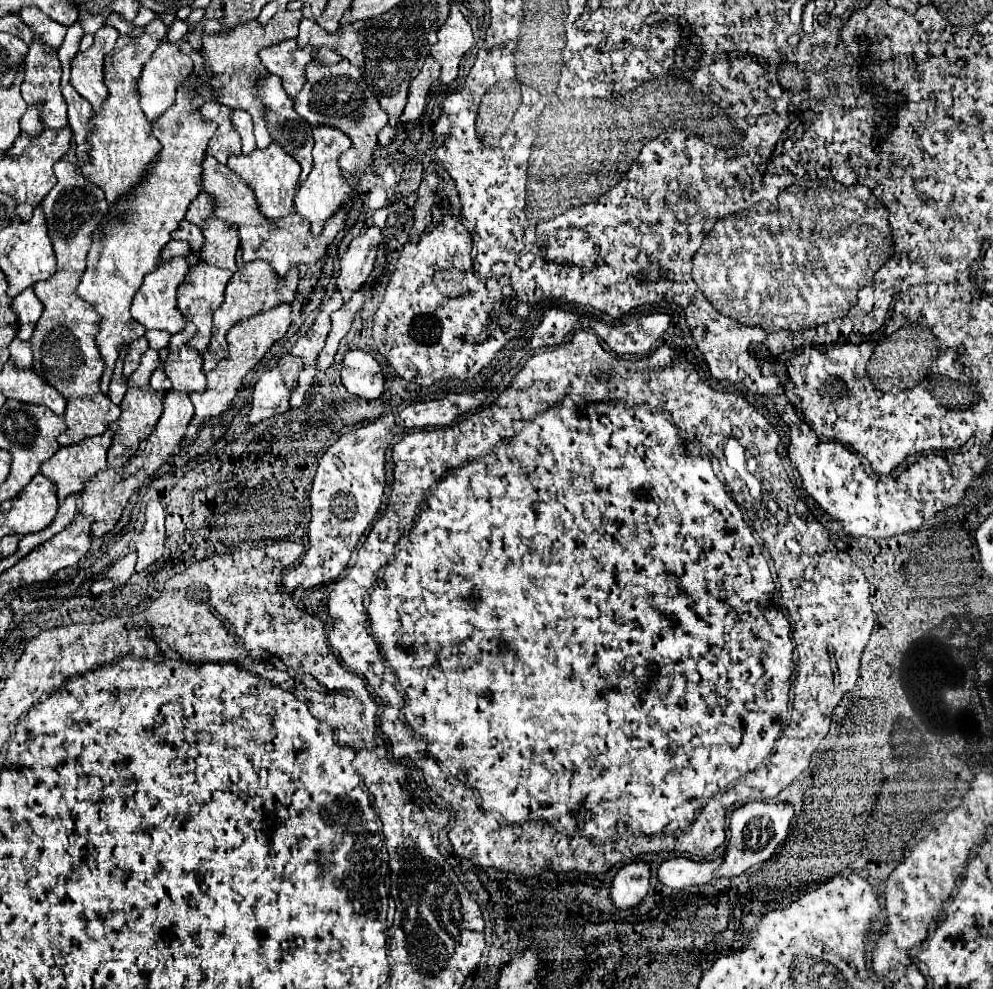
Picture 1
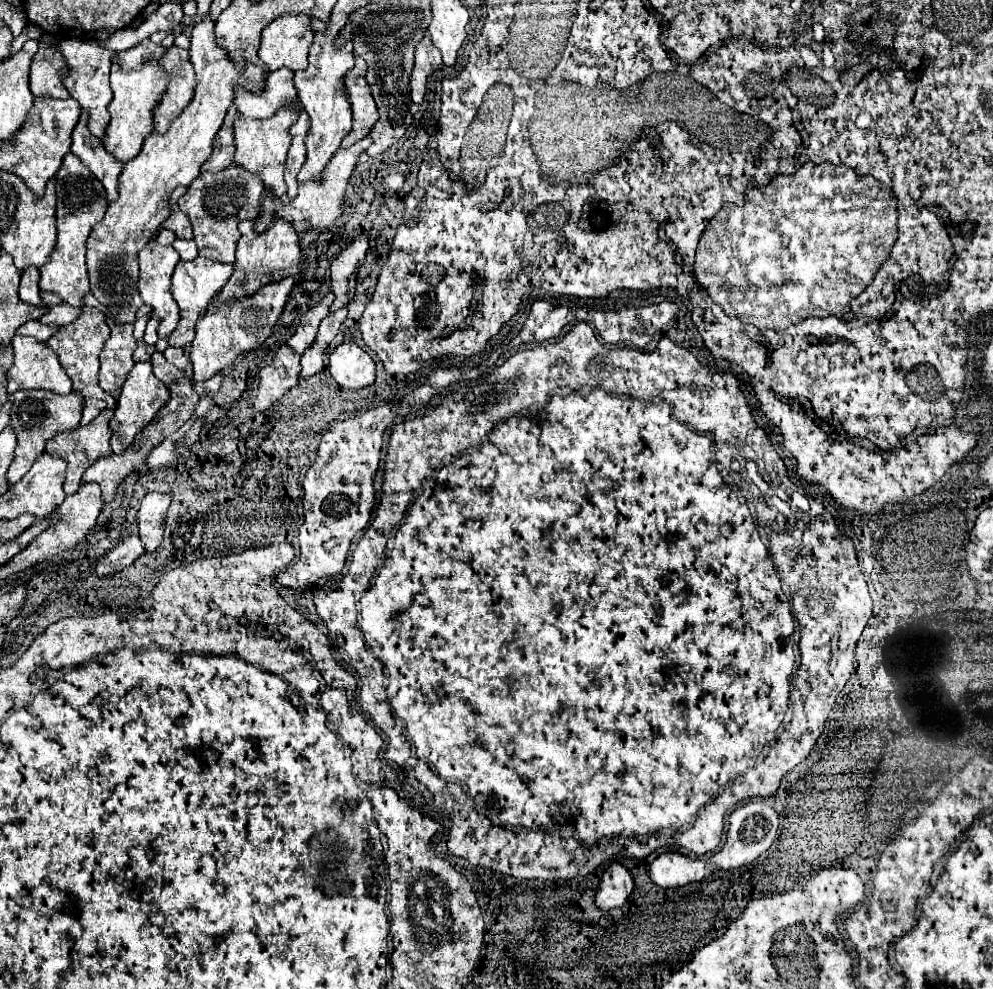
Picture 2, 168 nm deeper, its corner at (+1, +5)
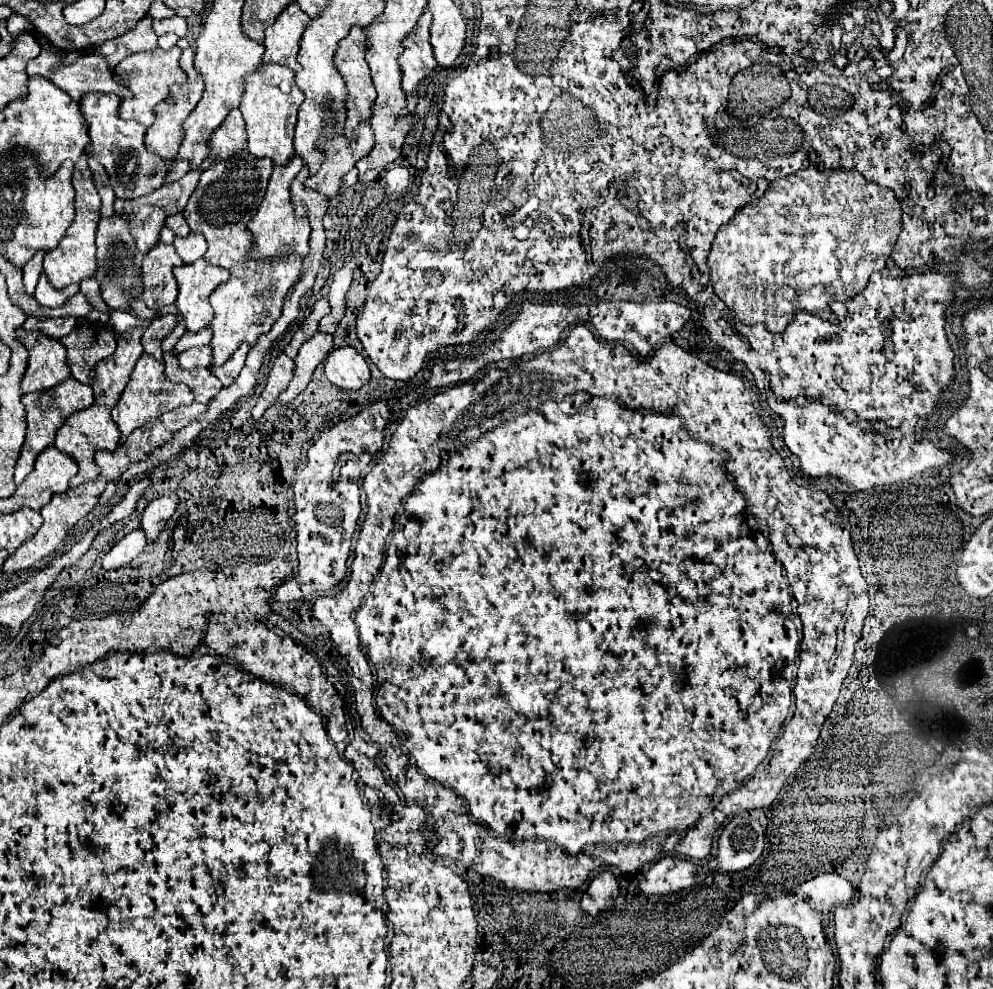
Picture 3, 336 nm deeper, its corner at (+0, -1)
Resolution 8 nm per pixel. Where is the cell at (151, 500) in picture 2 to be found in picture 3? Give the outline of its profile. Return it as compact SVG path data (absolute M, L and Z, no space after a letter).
M176 494L156 498L156 500L152 500L146 506L146 510L142 514L142 528L144 528L146 538L150 542L156 540L156 536L160 534L160 530L166 526L168 518L176 512L176 506L178 506L178 496Z

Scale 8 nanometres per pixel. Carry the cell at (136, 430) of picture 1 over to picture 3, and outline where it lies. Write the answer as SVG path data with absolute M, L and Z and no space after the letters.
M142 354L134 372L130 374L130 382L126 384L118 404L112 408L112 420L118 424L122 434L120 442L124 442L128 434L132 434L132 430L144 426L152 418L158 418L168 410L174 410L178 406L188 406L192 402L194 398L184 384L174 384L164 376L164 362L154 360L150 354Z

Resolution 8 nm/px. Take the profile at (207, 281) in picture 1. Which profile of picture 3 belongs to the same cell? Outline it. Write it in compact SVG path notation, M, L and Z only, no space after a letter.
M198 258L192 264L174 268L174 278L178 282L176 306L186 320L186 328L190 332L198 332L208 326L214 316L208 296L218 284L228 280L228 270L212 266L204 258Z

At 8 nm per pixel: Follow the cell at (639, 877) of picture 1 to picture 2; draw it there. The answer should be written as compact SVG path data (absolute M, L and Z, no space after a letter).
M613 862L609 866L609 872L605 870L601 876L601 886L597 890L595 904L601 910L621 908L627 902L633 888L635 888L635 878L629 872L629 868L623 866L621 862Z

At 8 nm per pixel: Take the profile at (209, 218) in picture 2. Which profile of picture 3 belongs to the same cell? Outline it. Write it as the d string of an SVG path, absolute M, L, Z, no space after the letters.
M244 148L240 154L232 154L230 158L202 172L196 190L182 212L190 224L190 230L202 230L208 240L204 258L210 264L224 267L230 272L228 282L210 294L210 304L214 308L214 320L210 324L214 330L214 366L222 366L222 362L234 354L240 342L246 340L252 344L260 334L270 330L282 312L282 300L286 292L294 282L298 282L298 274L302 270L302 258L298 254L290 254L272 262L248 258L252 248L252 232L246 228L246 222L254 216L254 210L258 210L264 198L270 170L270 158L254 158Z

